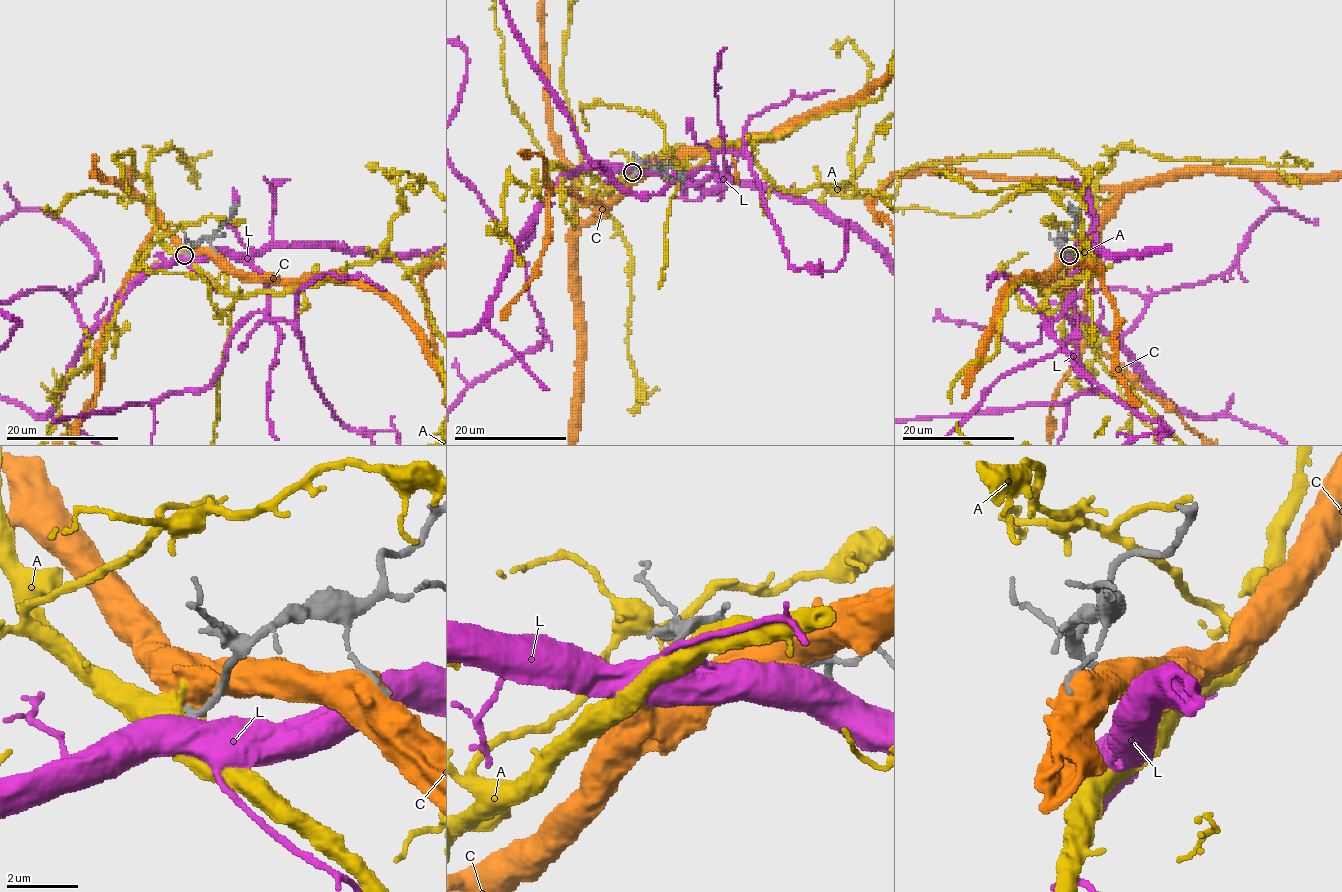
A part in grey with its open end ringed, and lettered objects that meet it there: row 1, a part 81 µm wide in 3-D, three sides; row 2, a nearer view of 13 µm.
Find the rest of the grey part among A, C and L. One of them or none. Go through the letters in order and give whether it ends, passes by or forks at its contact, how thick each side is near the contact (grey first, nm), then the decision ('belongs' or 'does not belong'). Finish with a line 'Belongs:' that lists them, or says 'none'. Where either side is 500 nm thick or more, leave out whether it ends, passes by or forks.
A: it forks | 220/400 nm | does not belong
C: 220/650 nm | does not belong
L: 240/800 nm | does not belong
Belongs: none

